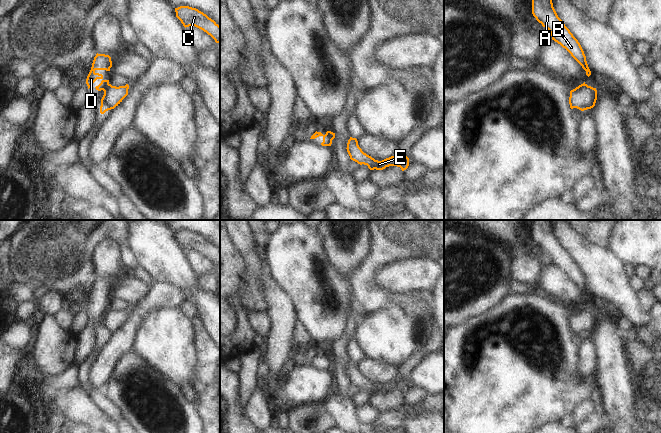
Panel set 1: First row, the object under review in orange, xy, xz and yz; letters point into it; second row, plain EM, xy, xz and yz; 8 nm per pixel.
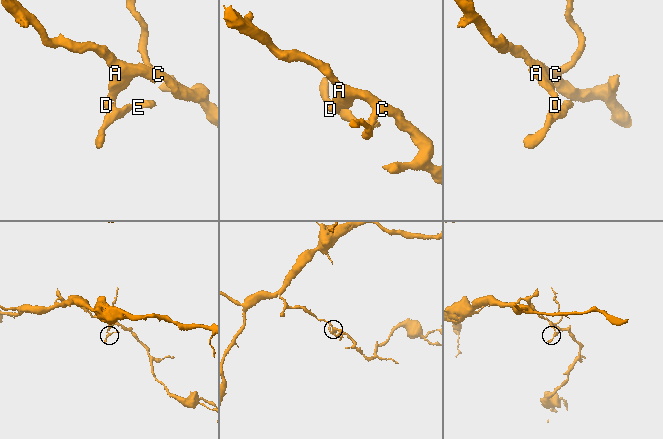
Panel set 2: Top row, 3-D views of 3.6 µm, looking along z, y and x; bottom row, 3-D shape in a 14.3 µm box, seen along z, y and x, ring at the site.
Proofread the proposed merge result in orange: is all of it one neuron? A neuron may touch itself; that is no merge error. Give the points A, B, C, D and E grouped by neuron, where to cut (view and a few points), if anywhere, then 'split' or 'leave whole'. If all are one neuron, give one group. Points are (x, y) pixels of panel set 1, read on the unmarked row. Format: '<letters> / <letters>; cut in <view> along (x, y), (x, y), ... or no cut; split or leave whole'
A B C D / E; cut in xy along (108, 307), (103, 314); split

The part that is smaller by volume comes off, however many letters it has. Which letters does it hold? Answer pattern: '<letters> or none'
E

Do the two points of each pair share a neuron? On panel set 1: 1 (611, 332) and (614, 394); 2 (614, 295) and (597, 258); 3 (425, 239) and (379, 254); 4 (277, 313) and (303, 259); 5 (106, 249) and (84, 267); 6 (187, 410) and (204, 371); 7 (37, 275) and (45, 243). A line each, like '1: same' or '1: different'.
1: same
2: same
3: same
4: different
5: different
6: different
7: same

